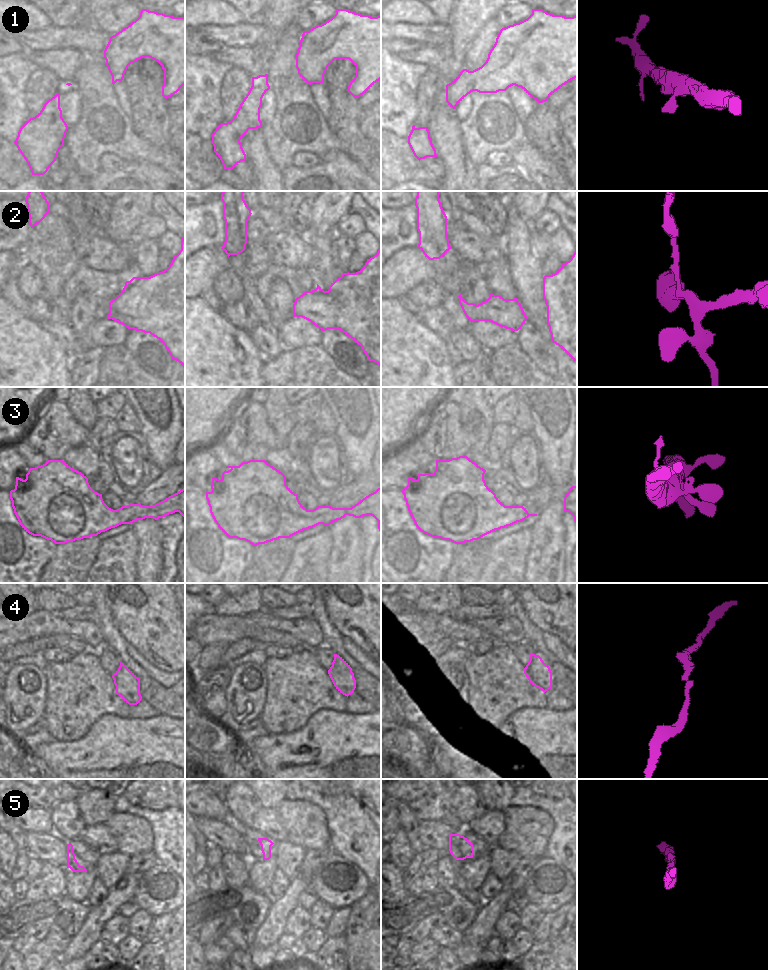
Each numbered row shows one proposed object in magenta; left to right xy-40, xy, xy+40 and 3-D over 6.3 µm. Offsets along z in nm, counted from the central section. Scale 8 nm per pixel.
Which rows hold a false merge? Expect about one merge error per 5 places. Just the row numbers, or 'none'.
none

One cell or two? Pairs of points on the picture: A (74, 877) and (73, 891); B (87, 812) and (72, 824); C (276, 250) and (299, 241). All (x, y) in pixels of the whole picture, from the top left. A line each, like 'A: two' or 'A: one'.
A: one
B: two
C: one

